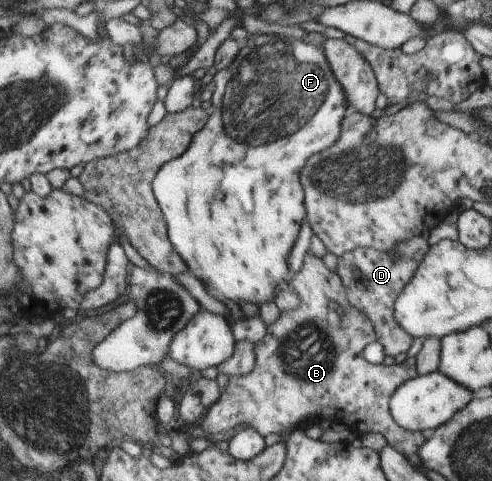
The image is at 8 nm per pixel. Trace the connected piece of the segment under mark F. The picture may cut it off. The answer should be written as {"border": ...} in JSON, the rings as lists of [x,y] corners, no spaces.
{"border":[[[253,35],[247,40],[247,44],[241,46],[239,54],[231,62],[229,68],[218,70],[213,76],[211,84],[213,89],[212,110],[209,113],[209,121],[206,127],[195,135],[190,148],[182,155],[166,163],[162,170],[154,177],[152,187],[154,198],[157,200],[159,207],[162,208],[162,214],[165,216],[166,226],[169,228],[169,238],[171,246],[179,254],[179,258],[187,264],[191,275],[195,276],[204,286],[210,296],[223,302],[230,300],[241,306],[241,302],[253,303],[257,306],[263,302],[273,302],[275,292],[279,284],[285,280],[285,274],[289,272],[287,268],[287,256],[297,240],[301,222],[305,220],[305,206],[303,206],[303,188],[299,182],[299,172],[305,166],[305,162],[315,154],[322,152],[334,146],[339,141],[342,133],[343,116],[347,110],[346,92],[343,91],[338,79],[335,78],[334,72],[331,71],[329,60],[326,59],[325,51],[322,46],[313,46],[311,42],[296,40],[294,37],[276,37],[272,35]]]}

